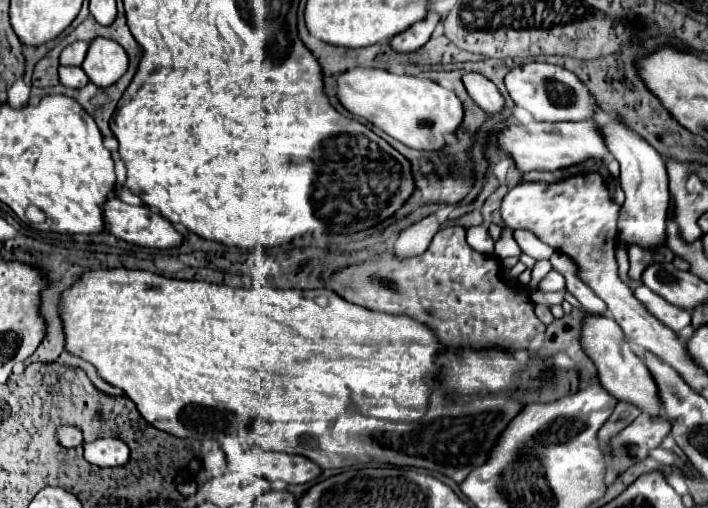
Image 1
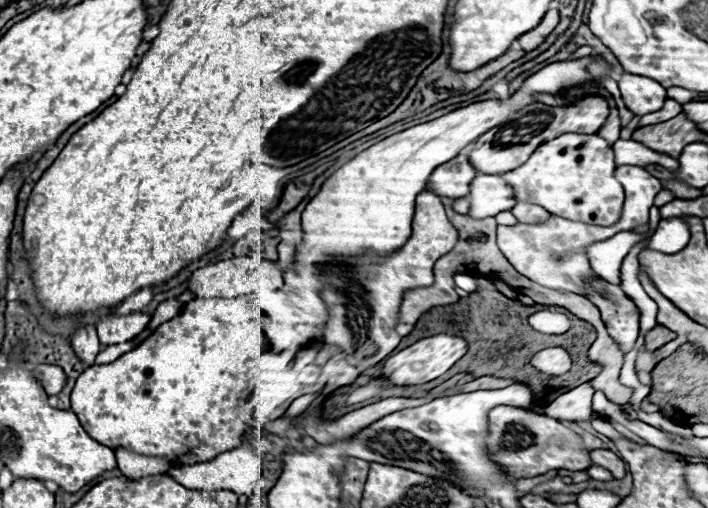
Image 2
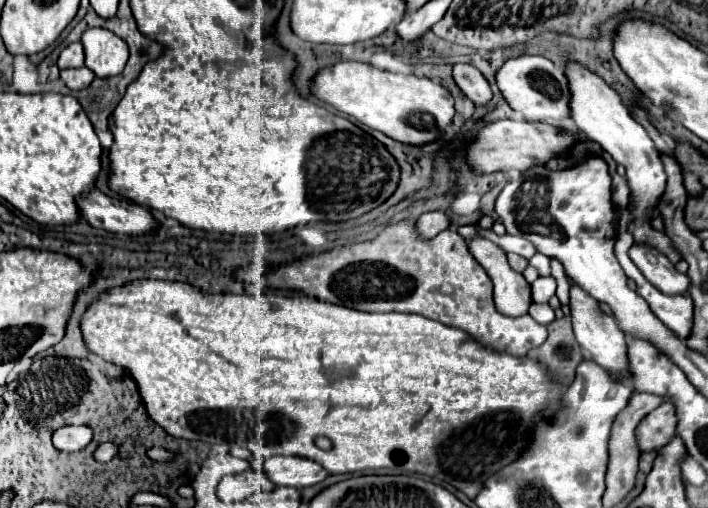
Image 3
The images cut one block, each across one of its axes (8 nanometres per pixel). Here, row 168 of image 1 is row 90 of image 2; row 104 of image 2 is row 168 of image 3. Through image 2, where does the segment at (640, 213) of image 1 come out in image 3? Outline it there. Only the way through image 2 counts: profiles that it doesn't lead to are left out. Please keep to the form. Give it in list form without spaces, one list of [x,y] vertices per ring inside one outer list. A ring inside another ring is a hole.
[[[566,62],[564,70],[570,88],[570,116],[580,132],[586,134],[588,140],[598,142],[618,164],[626,168],[626,178],[634,196],[634,204],[630,212],[638,220],[648,220],[650,212],[658,206],[660,194],[666,186],[666,174],[660,162],[660,154],[654,148],[654,142],[646,134],[646,130],[630,116],[628,108],[622,104],[620,94],[612,90],[596,72],[588,70],[580,62]]]

